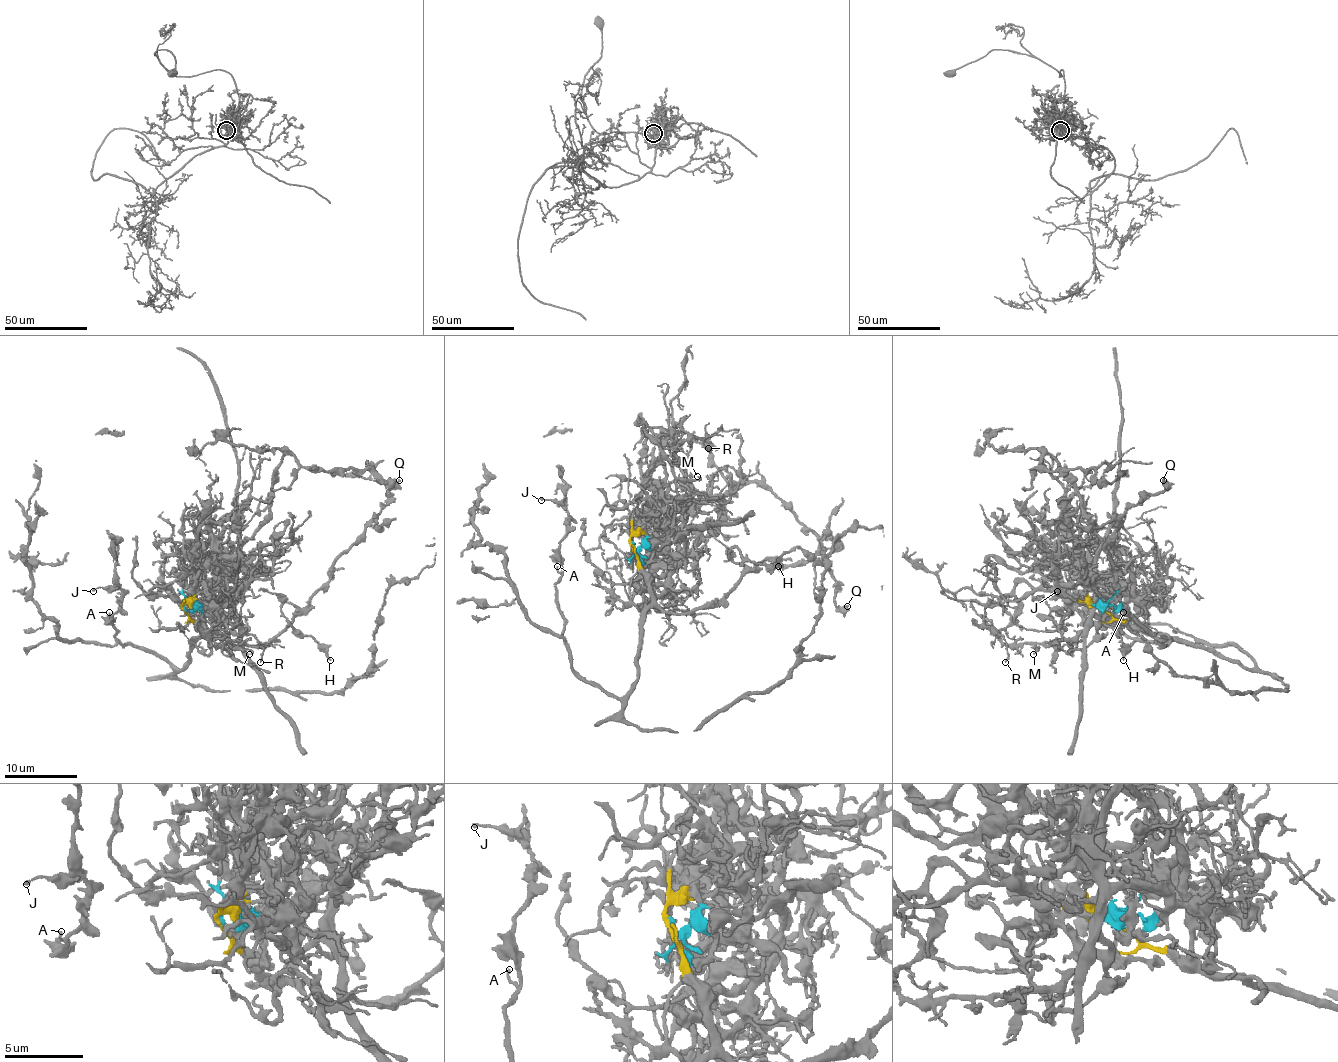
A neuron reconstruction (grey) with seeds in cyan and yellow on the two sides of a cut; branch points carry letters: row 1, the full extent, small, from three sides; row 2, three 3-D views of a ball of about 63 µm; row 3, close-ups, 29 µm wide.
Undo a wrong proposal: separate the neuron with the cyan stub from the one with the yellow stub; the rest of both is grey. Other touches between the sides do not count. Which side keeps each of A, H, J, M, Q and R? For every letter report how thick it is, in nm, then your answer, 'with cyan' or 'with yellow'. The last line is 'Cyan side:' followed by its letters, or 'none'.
A: 120 nm thick; with yellow
H: 240 nm thick; with yellow
J: 180 nm thick; with yellow
M: 170 nm thick; with cyan
Q: 480 nm thick; with yellow
R: 150 nm thick; with cyan
Cyan side: M, R

